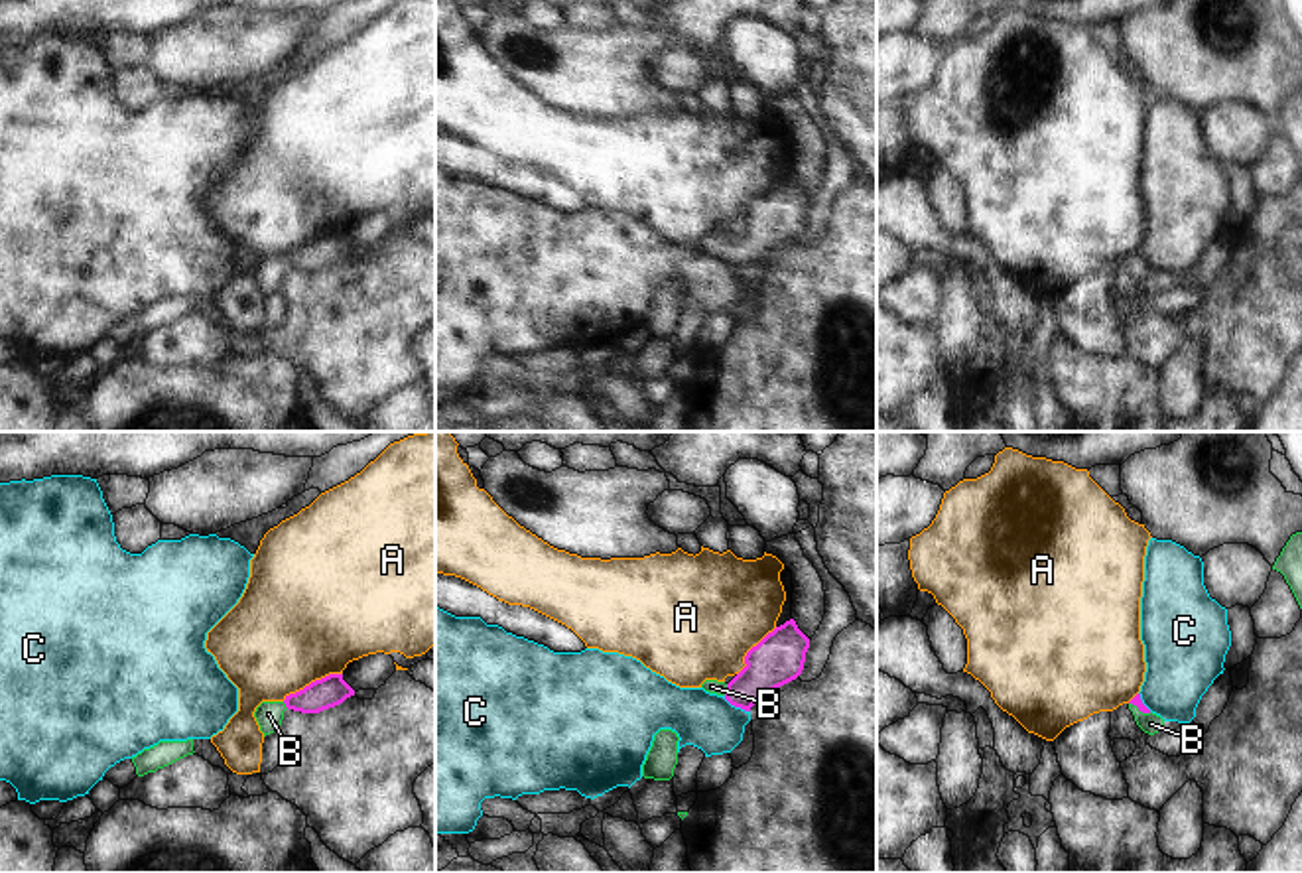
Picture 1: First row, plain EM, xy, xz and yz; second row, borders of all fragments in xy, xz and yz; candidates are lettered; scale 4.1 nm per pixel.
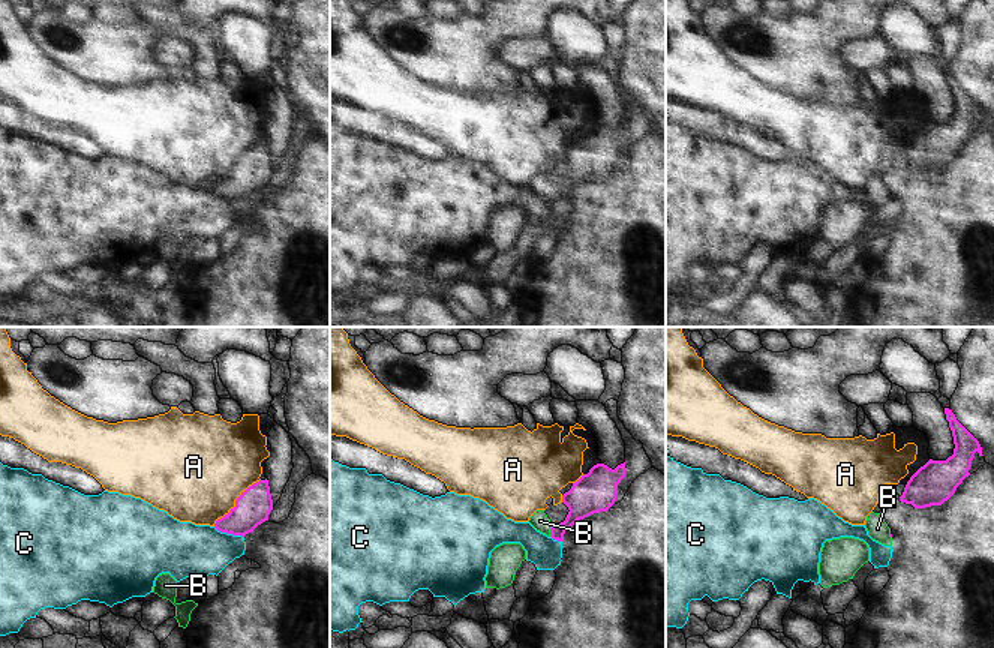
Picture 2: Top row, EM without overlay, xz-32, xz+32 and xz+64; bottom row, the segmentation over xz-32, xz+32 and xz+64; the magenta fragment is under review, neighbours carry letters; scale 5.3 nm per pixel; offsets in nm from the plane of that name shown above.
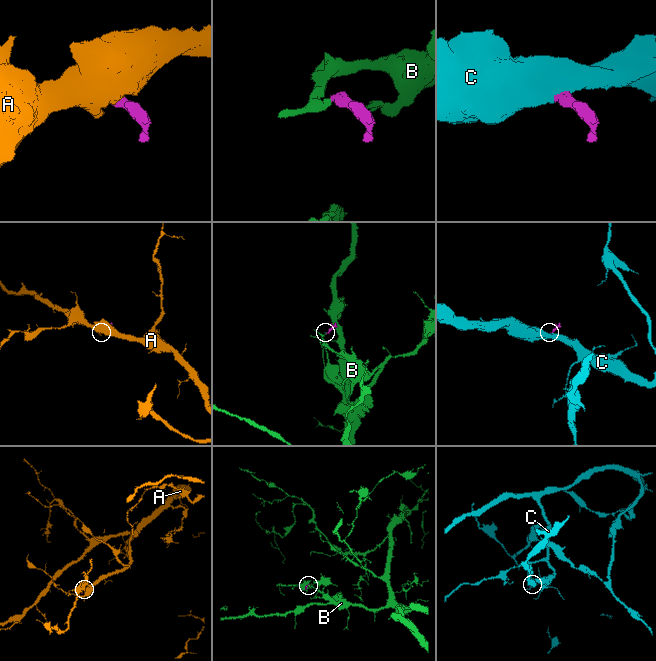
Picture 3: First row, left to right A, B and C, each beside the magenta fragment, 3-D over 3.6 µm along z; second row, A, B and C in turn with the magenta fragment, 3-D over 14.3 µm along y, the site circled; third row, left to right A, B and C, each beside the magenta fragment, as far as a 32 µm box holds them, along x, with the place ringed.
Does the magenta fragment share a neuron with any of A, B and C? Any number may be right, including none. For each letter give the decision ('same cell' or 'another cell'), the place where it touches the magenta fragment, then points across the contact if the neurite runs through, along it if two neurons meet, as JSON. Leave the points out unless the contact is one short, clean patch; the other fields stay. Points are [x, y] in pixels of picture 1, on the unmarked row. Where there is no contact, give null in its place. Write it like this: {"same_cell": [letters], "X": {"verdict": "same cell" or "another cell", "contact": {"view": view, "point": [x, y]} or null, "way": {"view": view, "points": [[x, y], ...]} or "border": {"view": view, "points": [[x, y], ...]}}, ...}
{"same_cell": ["B"], "A": {"verdict": "another cell", "contact": {"view": "xy", "point": [312, 241]}, "border": {"view": "xy", "points": [[341, 231], [316, 237], [282, 259]]}}, "B": {"verdict": "same cell", "contact": {"view": "xz", "point": [725, 249]}, "way": {"view": "xz", "points": [[777, 217], [743, 249], [725, 249], [712, 245]]}}, "C": {"verdict": "another cell", "contact": {"view": "xz", "point": [737, 265]}, "border": {"view": "xz", "points": [[723, 255], [749, 270]]}}}

